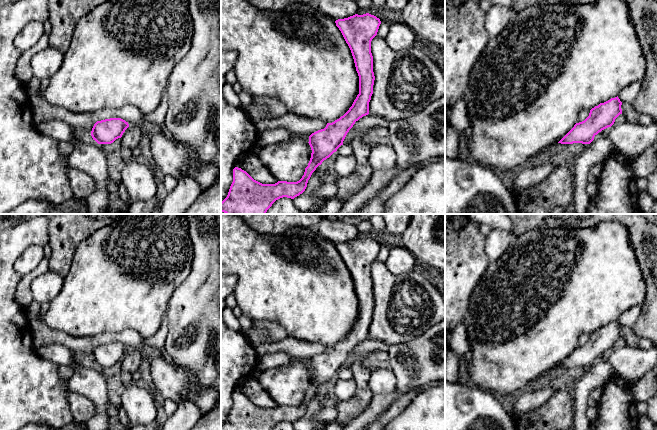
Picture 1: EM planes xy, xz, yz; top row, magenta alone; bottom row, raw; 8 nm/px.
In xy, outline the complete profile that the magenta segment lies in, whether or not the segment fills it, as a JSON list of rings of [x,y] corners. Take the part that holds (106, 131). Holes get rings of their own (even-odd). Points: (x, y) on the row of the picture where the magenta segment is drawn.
[[[121,118],[105,119],[94,124],[91,136],[98,144],[111,144],[121,138],[128,127],[128,122]]]

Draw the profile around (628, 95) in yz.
[[[634,82],[625,87],[618,95],[622,103],[633,103],[642,87],[643,82]]]

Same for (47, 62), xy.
[[[51,46],[36,53],[31,60],[33,76],[46,82],[62,65],[64,54]]]

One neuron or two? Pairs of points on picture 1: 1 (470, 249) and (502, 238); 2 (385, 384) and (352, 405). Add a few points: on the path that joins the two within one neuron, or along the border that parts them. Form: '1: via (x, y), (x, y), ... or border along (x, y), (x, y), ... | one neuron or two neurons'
1: border along (484, 236), (484, 252), (490, 261) | two neurons
2: border along (370, 371), (368, 386), (374, 395) | two neurons

